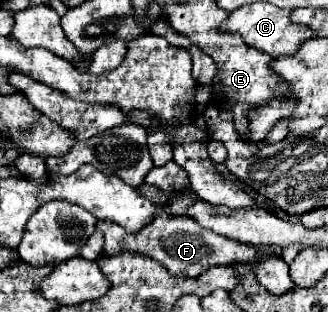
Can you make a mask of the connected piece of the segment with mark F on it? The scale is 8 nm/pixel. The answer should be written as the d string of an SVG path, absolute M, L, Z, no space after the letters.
M157 217L153 221L153 225L149 225L149 229L143 229L141 233L137 233L137 237L129 237L129 233L125 233L125 229L121 229L117 223L111 223L111 221L97 221L97 229L101 229L107 239L107 247L103 247L103 255L115 257L121 251L141 253L141 255L153 257L155 261L165 265L165 269L171 275L199 277L201 273L205 273L207 269L211 269L215 265L231 265L231 263L253 265L259 261L259 251L255 247L221 237L221 235L201 227L195 219L187 219L187 217Z

